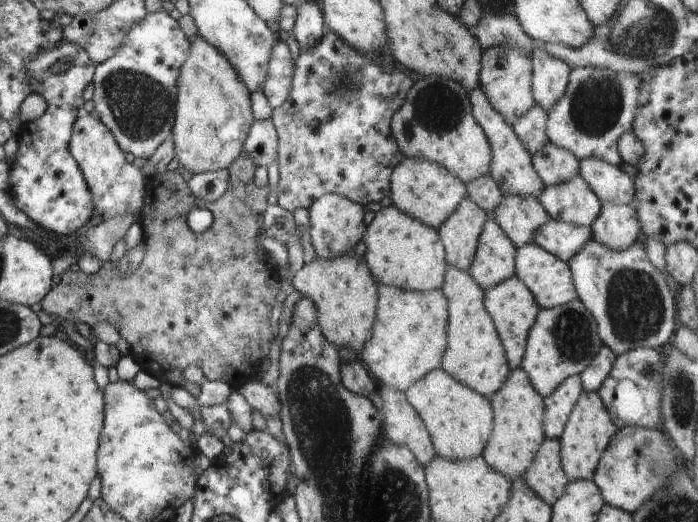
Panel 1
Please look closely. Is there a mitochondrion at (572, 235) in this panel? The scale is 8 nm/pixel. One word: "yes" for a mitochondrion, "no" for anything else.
no

